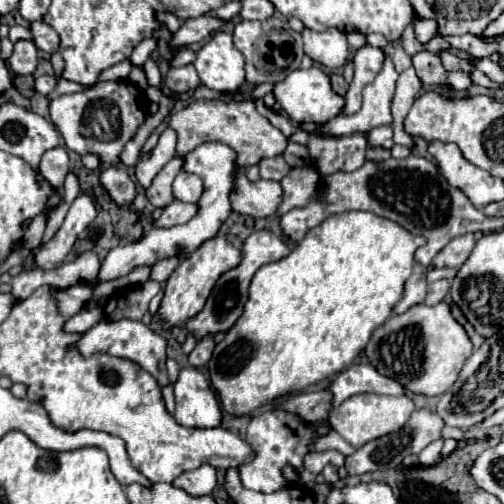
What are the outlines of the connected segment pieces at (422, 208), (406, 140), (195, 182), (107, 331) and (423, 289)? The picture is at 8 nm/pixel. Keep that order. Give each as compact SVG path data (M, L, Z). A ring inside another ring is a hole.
M409 154L403 160L387 158L381 162L365 160L365 164L353 172L333 172L319 174L319 188L311 202L303 208L293 208L281 216L281 230L293 242L301 242L305 234L319 226L327 216L341 214L349 210L367 210L383 218L395 218L411 234L425 234L427 244L415 252L415 260L421 266L431 266L433 256L447 246L455 234L463 236L467 232L479 232L487 228L487 216L477 210L469 198L447 184L445 176L439 172L437 164Z
M409 68L409 70L399 74L397 90L393 94L393 104L391 104L391 112L393 112L393 124L391 126L393 126L393 134L395 134L393 140L395 140L395 144L403 144L403 146L407 146L411 150L415 146L415 140L405 134L403 118L409 112L409 108L411 108L415 96L419 94L419 90L421 90L421 80L417 78L415 70Z
M179 172L177 174L177 178L173 182L173 196L175 196L175 200L195 204L201 194L203 194L203 180L199 176L187 174L187 172Z
M129 318L101 320L89 332L85 332L85 336L77 342L77 348L79 348L79 352L83 356L91 356L95 352L107 352L111 356L133 360L143 370L147 370L159 382L159 386L167 386L169 384L169 380L167 380L167 368L165 368L167 340L161 334L153 332L149 326L145 326L141 320L129 320ZM115 344L117 344L117 348L115 348Z
M415 270L411 274L411 278L405 284L405 294L401 298L401 302L395 306L395 314L401 314L405 310L409 310L415 304L421 304L425 300L427 294L427 280L425 280L425 272L423 270Z

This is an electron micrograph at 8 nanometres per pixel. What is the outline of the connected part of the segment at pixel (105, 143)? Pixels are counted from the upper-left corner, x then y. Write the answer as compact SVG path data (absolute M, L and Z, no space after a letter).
M129 80L121 82L97 82L95 86L75 92L61 94L51 100L51 120L61 132L65 146L77 154L97 154L105 164L117 164L123 146L133 138L145 112L137 100L137 86Z

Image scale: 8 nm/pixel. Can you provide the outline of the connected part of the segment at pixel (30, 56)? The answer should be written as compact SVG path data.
M19 40L15 42L15 50L9 58L9 66L15 74L21 74L21 76L27 76L27 74L33 74L37 68L37 48L33 42L25 42L25 40Z

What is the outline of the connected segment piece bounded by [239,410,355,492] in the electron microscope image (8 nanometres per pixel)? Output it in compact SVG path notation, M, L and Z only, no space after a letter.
M267 410L267 412L251 418L245 440L253 446L257 456L253 458L253 462L239 466L243 486L249 490L257 490L257 492L275 492L275 490L283 488L285 486L283 466L291 464L291 466L295 466L297 472L301 472L303 456L309 450L321 450L321 452L323 450L339 450L345 456L355 452L355 448L349 442L345 442L337 432L331 430L327 436L319 436L315 432L315 428L317 428L315 424L307 424L299 416L283 412L283 410Z

